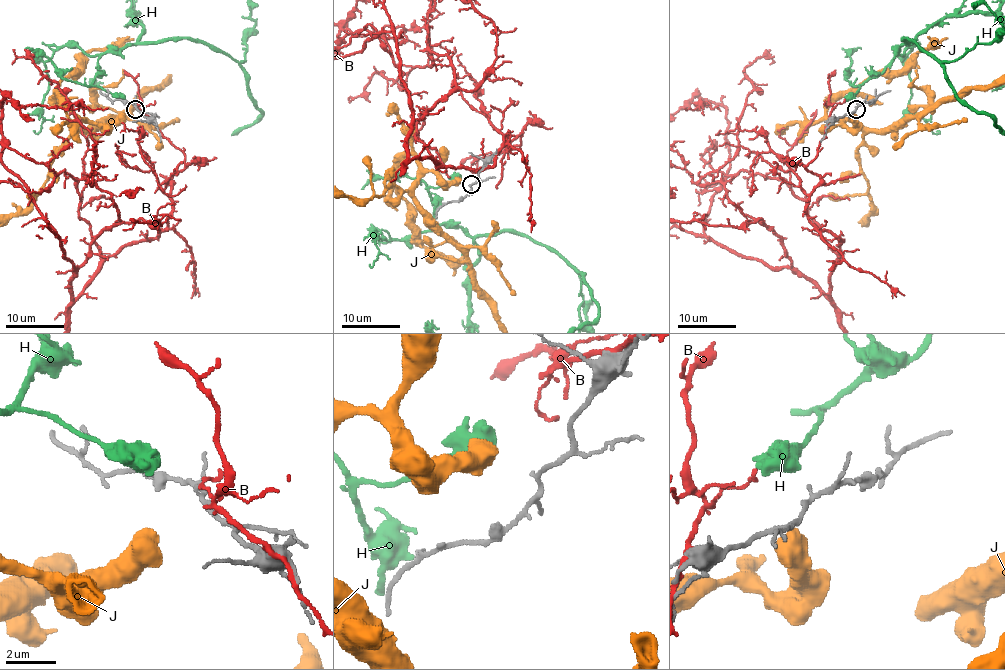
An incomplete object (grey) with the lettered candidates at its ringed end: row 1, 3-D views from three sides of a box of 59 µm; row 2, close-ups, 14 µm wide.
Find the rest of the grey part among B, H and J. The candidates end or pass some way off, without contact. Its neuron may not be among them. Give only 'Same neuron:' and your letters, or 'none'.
Same neuron: J

